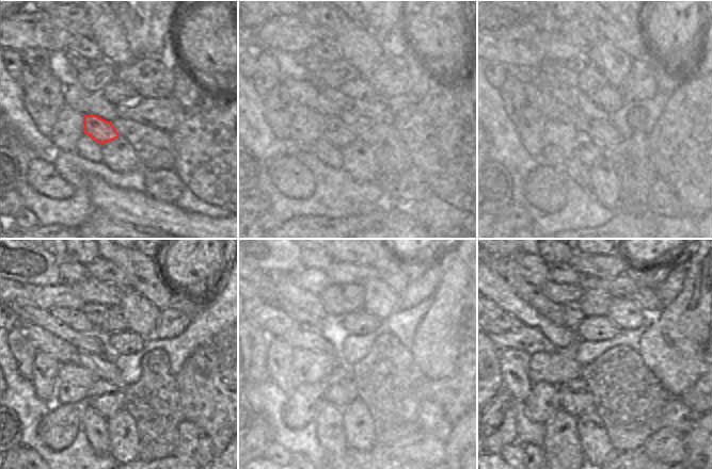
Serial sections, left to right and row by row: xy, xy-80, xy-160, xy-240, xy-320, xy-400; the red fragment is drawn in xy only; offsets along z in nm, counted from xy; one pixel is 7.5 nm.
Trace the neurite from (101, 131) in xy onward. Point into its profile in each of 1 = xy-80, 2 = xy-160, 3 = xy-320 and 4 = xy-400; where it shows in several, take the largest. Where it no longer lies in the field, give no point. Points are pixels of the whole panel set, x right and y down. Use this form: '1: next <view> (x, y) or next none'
1: next xy-80 (337, 133)
2: next xy-160 (569, 139)
3: next xy-320 (341, 394)
4: next xy-400 (581, 400)

